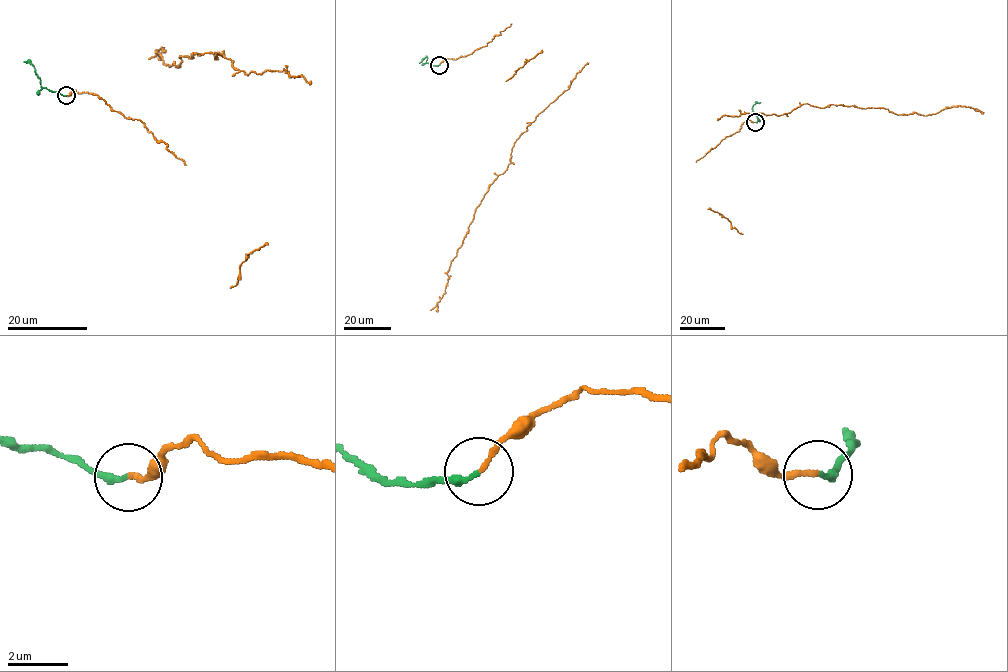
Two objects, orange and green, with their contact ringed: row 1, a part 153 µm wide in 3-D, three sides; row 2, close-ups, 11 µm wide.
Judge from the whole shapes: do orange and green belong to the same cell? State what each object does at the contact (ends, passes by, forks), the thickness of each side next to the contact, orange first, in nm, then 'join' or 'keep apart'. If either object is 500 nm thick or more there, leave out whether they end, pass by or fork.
orange ends there; green ends there; 180 nm thick on the orange side, 200 nm on the other; join

